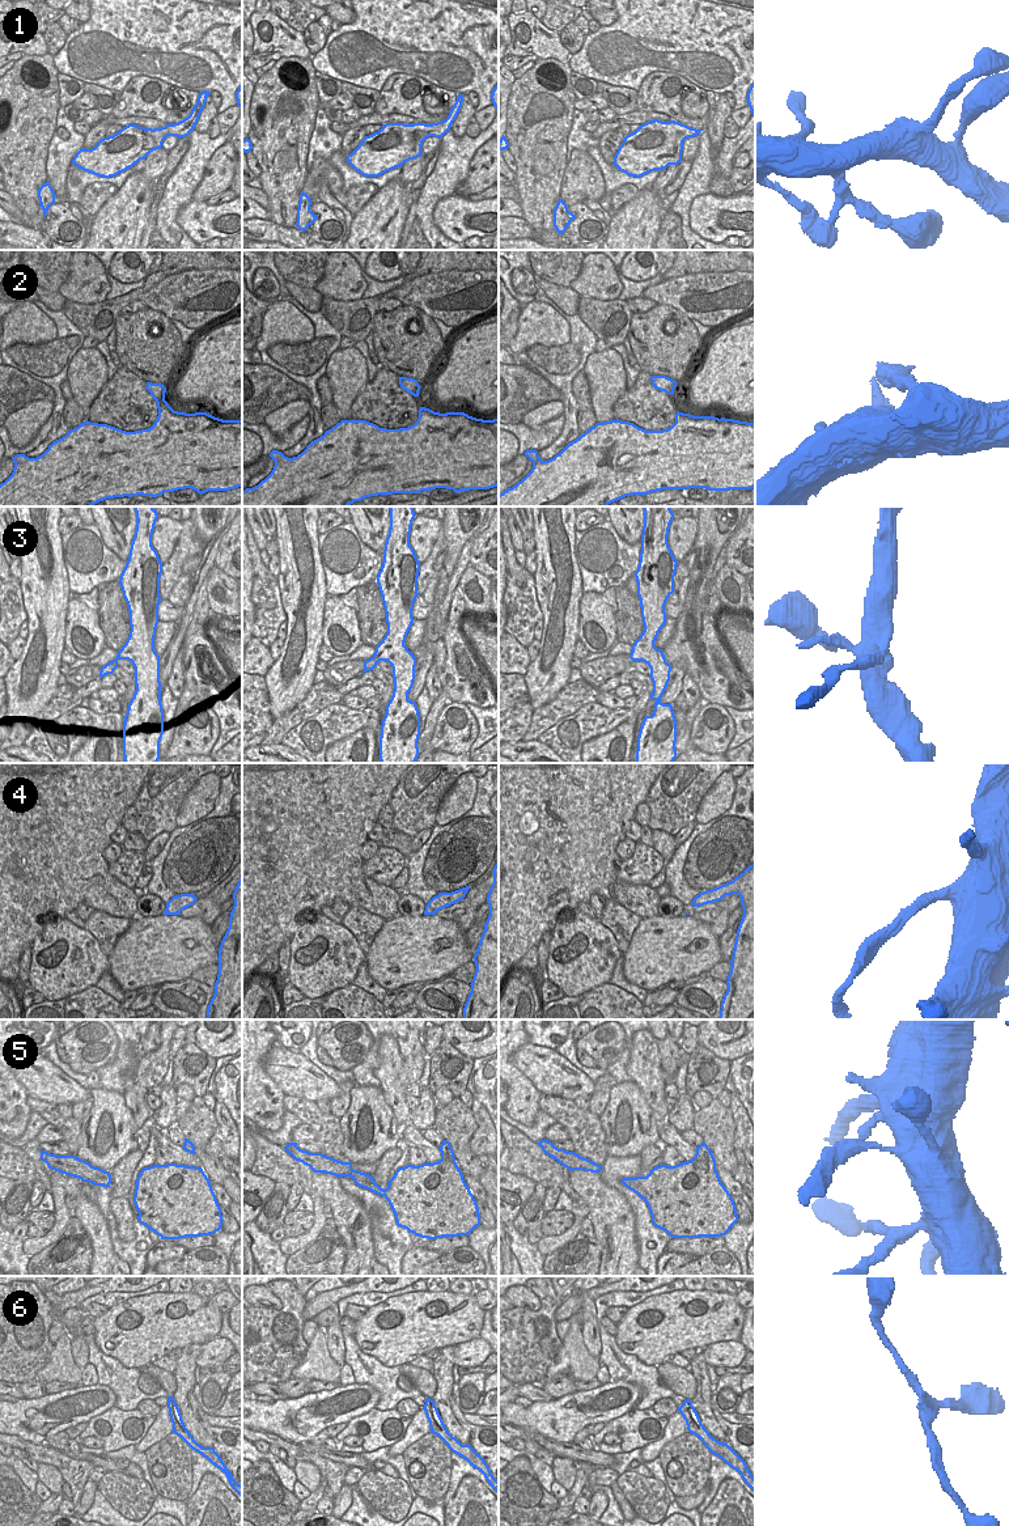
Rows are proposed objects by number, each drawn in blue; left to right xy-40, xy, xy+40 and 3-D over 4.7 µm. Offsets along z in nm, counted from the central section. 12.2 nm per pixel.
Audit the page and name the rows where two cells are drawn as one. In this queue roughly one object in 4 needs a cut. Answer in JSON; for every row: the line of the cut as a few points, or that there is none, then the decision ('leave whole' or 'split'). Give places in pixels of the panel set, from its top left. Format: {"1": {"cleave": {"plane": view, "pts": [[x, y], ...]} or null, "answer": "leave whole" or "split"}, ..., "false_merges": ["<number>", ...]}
{"1": {"cleave": null, "answer": "leave whole"}, "2": {"cleave": null, "answer": "leave whole"}, "3": {"cleave": null, "answer": "leave whole"}, "4": {"cleave": {"plane": "xy+40", "pts": [[704, 891], [713, 901]]}, "answer": "split"}, "5": {"cleave": {"plane": "xy", "pts": [[373, 1179], [369, 1190]]}, "answer": "split"}, "6": {"cleave": null, "answer": "leave whole"}, "false_merges": ["4", "5"]}

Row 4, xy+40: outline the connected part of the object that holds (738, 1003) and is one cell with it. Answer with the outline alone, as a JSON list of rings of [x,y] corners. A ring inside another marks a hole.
[[[755,862],[733,881],[707,890],[705,894],[711,895],[713,902],[718,902],[726,895],[738,894],[743,908],[730,959],[732,967],[726,980],[728,991],[721,1003],[718,1020],[755,1020]]]

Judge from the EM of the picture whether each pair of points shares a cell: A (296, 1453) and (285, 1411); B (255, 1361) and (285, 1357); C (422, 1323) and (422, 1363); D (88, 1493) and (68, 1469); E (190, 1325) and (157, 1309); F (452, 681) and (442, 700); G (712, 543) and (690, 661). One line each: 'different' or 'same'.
A: different
B: same
C: different
D: different
E: same
F: different
G: same

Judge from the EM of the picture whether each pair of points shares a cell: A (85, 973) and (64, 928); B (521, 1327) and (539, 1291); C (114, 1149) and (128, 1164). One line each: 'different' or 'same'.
A: same
B: same
C: different

